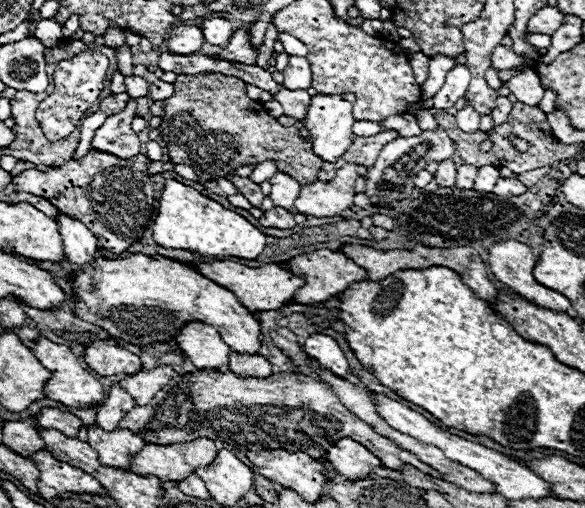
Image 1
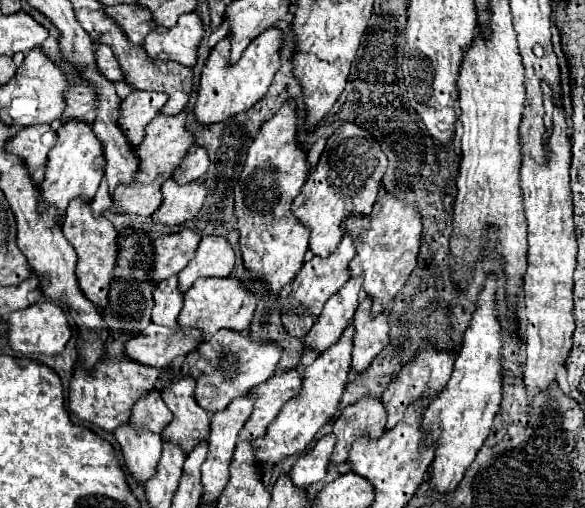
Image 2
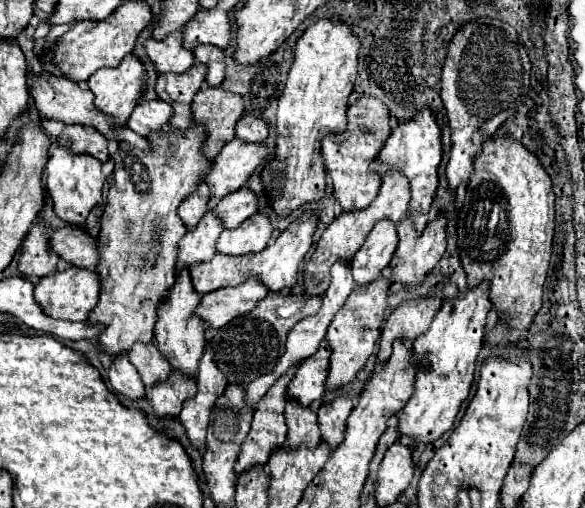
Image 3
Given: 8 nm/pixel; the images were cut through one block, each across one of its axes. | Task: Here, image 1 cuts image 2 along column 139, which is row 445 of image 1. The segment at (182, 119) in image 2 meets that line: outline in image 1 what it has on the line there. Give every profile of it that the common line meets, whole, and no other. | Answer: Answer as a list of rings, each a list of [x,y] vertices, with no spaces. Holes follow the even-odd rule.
[[[198,438],[186,444],[146,444],[132,460],[132,468],[140,476],[156,476],[164,482],[180,482],[194,474],[196,468],[206,468],[216,458],[214,440]]]

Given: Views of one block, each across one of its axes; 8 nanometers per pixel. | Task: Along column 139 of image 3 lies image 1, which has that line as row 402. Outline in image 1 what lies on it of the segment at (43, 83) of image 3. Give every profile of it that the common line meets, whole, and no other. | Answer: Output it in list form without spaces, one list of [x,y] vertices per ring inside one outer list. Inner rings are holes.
[[[160,366],[148,372],[144,370],[134,376],[126,376],[124,380],[120,380],[120,388],[124,388],[130,396],[134,396],[136,406],[144,406],[154,398],[158,390],[162,390],[170,382],[172,376],[174,370],[170,366]]]

